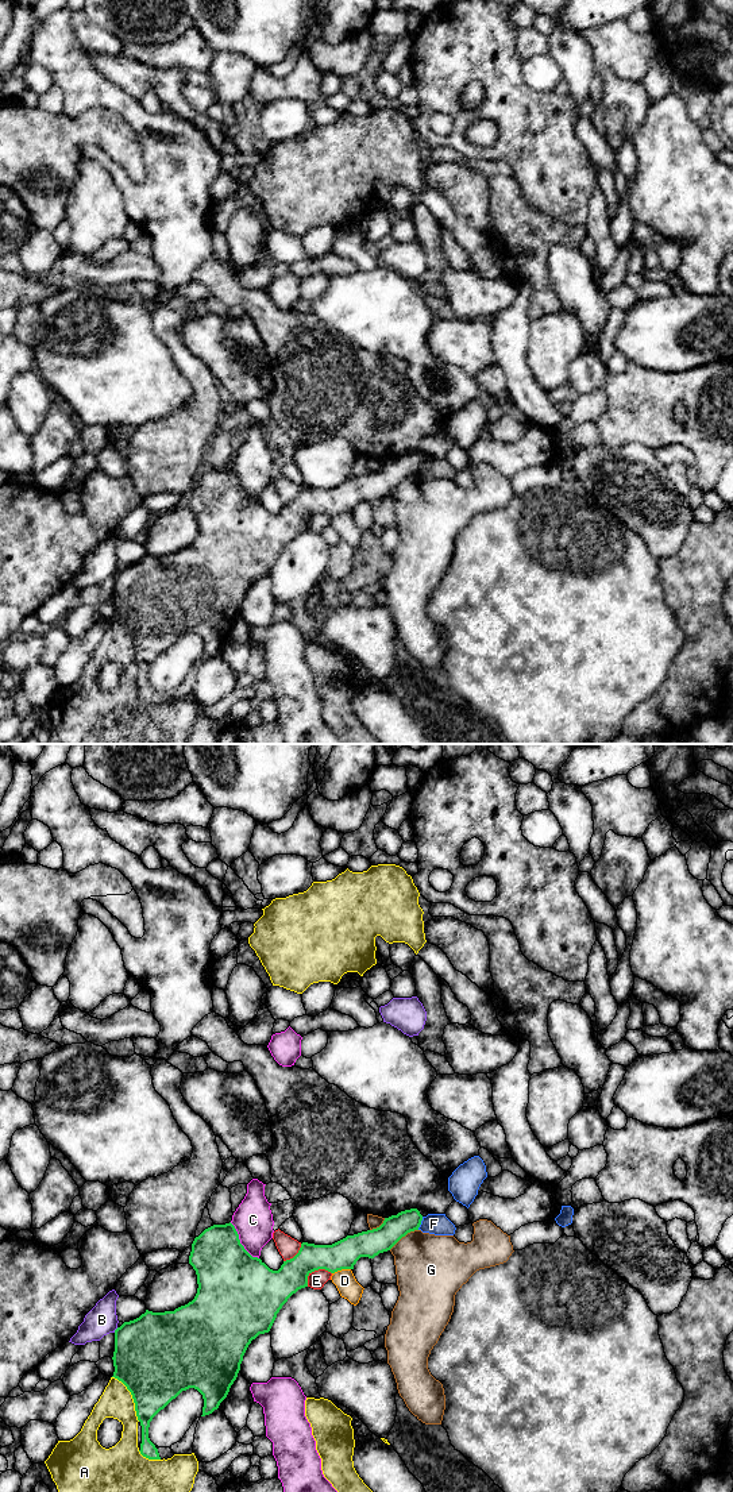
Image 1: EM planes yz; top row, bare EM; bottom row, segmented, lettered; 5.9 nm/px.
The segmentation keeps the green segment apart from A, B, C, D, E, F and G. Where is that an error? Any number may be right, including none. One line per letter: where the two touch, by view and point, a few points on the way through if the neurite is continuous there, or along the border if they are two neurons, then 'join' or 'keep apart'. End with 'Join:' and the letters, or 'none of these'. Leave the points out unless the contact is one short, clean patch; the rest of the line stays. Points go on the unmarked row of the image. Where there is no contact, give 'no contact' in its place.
A: meets green in yz at (132, 642); keep apart
B: meets green in yz at (115, 574); border along yz (118, 571), (114, 575); keep apart
C: meets green in yz at (239, 486); keep apart
D: meets green in yz at (340, 513); border along yz (350, 512), (342, 512), (332, 517); keep apart
E: meets green in yz at (315, 513); border along yz (331, 516), (315, 513), (308, 520), (307, 529); keep apart
F: meets green in yz at (420, 467); border along yz (423, 461), (417, 473); keep apart
G: meets green in yz at (402, 480); border along yz (417, 473), (402, 480), (389, 493); keep apart
Join: none of these

